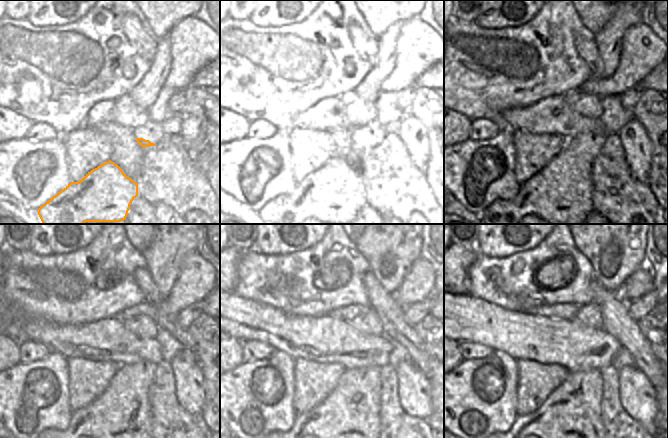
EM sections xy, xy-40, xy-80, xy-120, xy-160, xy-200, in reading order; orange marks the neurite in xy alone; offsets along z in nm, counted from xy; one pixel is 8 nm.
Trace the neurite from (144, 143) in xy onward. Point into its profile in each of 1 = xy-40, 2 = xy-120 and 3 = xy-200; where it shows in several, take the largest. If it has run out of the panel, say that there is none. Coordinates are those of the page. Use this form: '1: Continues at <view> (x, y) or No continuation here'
1: Continues at xy-40 (359, 144)
2: Continues at xy-120 (120, 420)
3: Continues at xy-200 (569, 421).

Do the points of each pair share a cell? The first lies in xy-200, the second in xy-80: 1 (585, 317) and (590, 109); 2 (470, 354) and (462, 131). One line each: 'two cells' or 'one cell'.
1: one cell
2: two cells

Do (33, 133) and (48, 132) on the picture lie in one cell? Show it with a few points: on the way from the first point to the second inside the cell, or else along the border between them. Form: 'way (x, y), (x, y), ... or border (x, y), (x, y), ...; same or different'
way (37, 132), (44, 132); same

